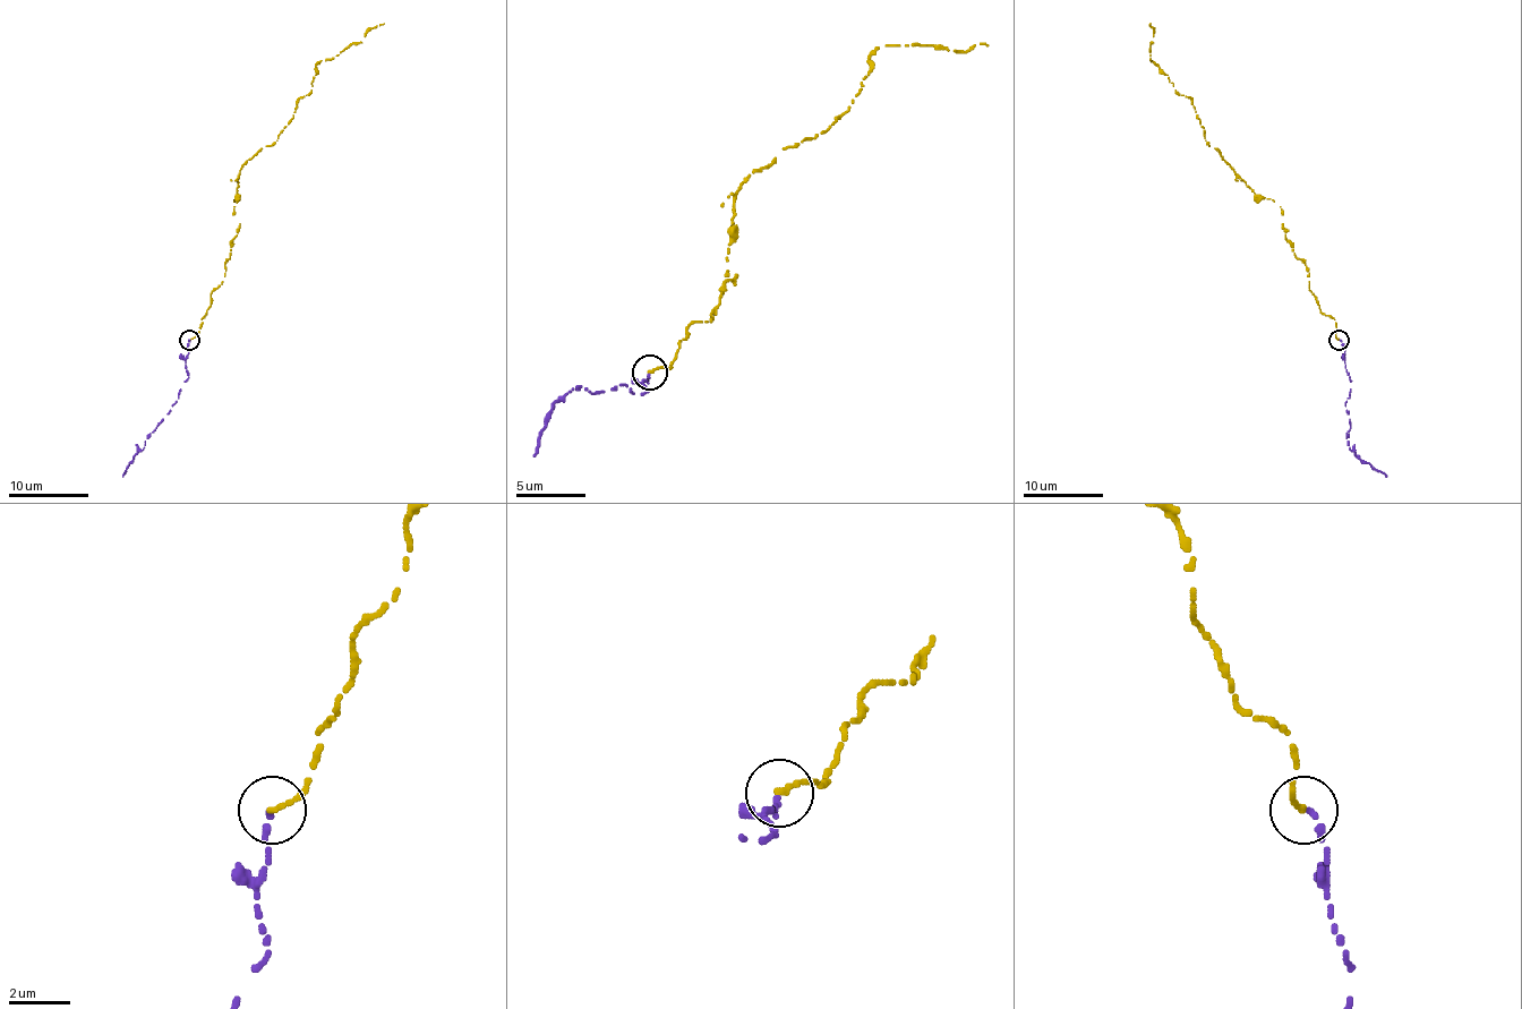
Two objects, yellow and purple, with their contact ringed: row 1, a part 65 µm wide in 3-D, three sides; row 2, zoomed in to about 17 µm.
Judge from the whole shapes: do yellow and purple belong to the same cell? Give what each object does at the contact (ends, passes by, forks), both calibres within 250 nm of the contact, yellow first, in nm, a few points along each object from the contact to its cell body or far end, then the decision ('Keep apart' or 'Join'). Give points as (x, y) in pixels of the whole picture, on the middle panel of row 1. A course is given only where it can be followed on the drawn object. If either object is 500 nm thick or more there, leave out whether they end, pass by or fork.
At the ring yellow ends. At the ring purple ends. Thickness 190 nm (yellow) against 150 nm. Course of yellow: (649, 372), (669, 368), (736, 276), (726, 256), (740, 186), (781, 147), (830, 127), (880, 46), (988, 46). Course of purple: (649, 375), (641, 382), (649, 392), (631, 392), (627, 385), (604, 392), (572, 388), (547, 413), (533, 455). Join

